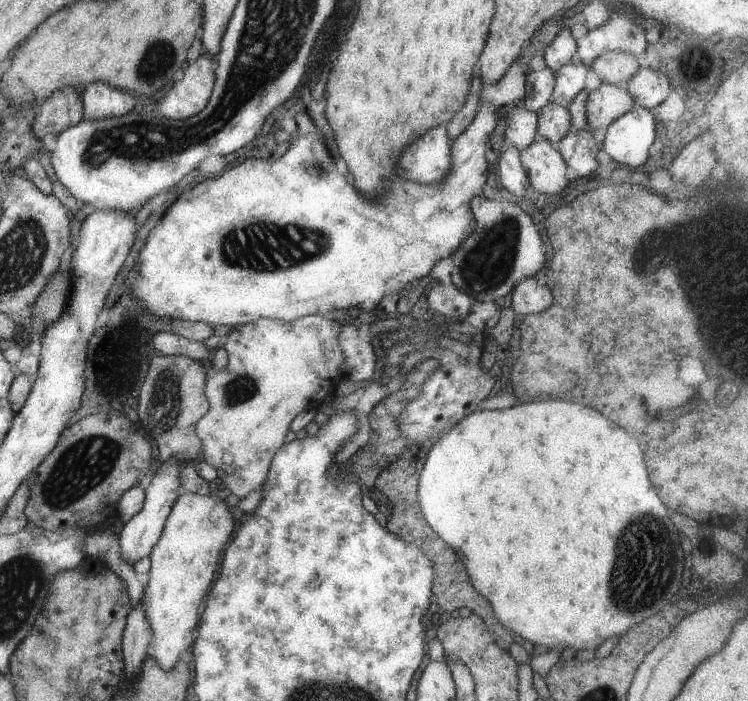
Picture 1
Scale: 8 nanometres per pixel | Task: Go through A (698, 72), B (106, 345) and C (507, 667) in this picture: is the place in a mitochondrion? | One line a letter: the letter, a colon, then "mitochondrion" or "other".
A: other
B: other
C: other

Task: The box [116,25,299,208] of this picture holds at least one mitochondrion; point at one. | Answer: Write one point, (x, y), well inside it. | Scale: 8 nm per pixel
(156, 61)

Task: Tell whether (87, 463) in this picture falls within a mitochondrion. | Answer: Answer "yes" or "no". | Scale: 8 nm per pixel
yes

